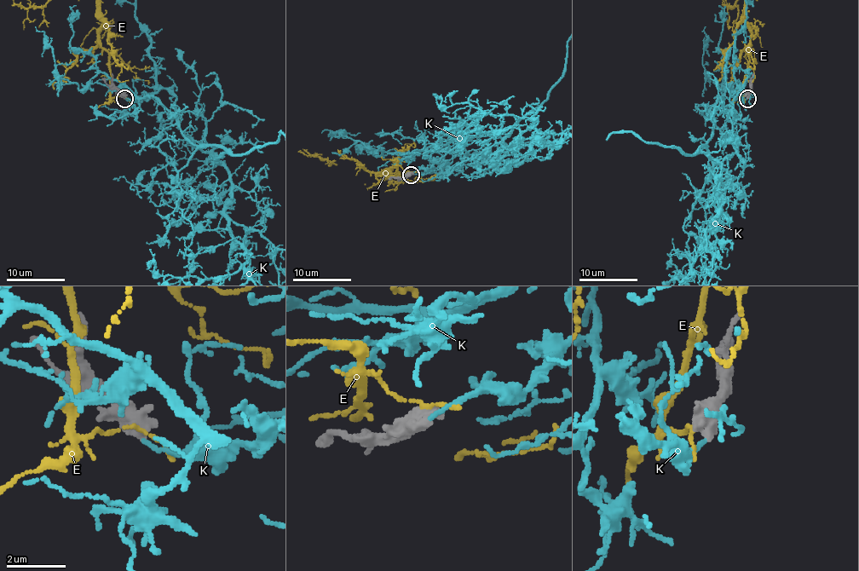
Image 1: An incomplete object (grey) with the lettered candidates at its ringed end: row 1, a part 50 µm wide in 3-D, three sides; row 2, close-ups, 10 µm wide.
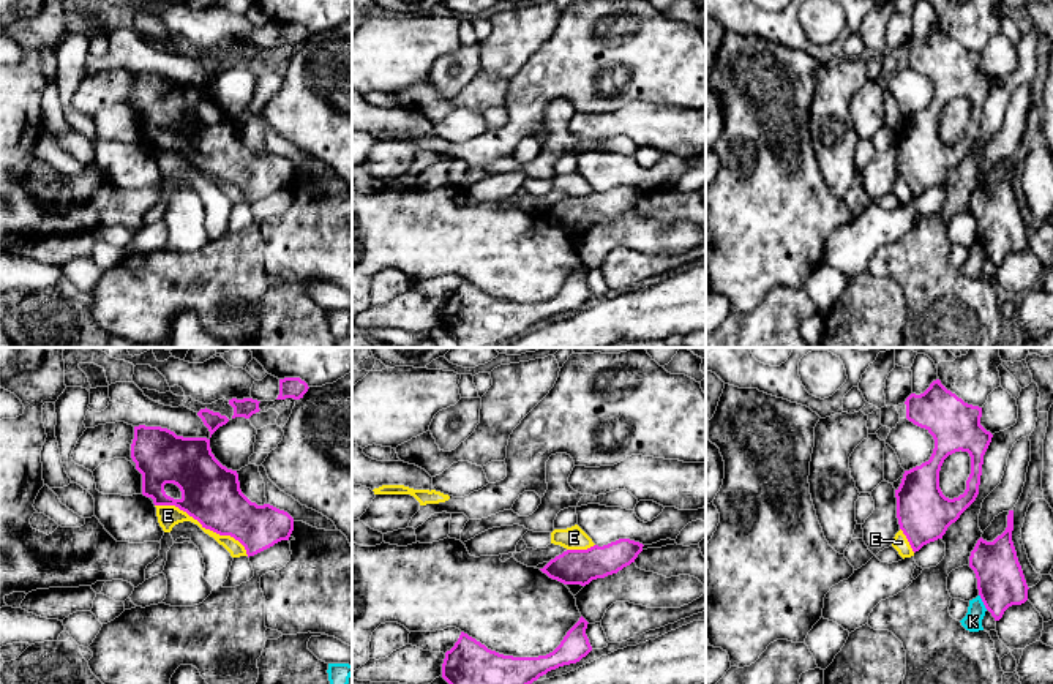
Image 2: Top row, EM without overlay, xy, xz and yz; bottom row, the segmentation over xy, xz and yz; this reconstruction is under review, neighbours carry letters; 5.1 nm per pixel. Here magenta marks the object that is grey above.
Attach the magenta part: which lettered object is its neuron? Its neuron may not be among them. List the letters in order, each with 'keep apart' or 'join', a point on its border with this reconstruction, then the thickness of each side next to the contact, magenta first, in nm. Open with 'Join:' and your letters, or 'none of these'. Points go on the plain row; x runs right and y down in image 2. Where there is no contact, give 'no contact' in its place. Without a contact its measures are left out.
Join: none of these
E: keep apart | xy (204, 172) | 300/110 nm
K: keep apart | yz (982, 247) | 240/100 nm

